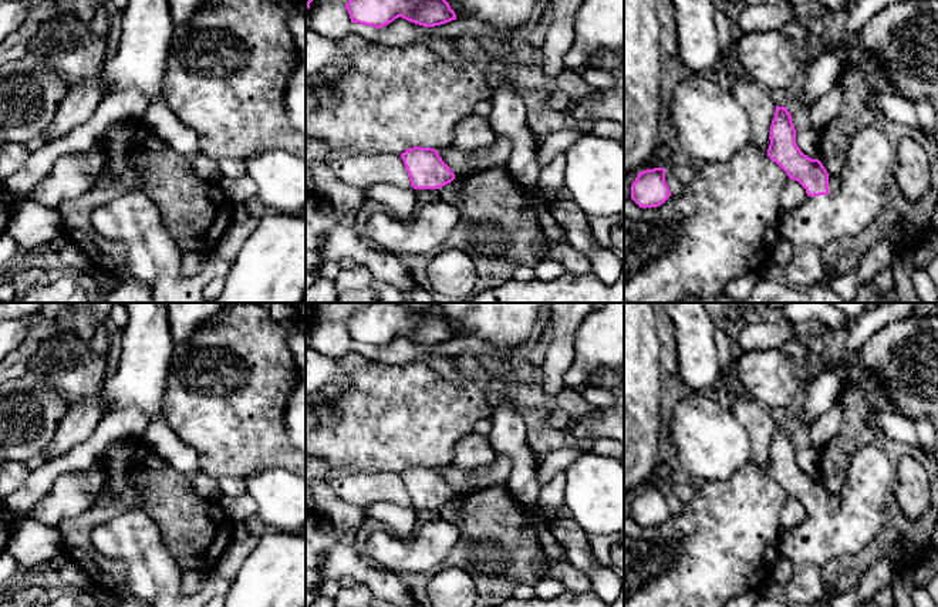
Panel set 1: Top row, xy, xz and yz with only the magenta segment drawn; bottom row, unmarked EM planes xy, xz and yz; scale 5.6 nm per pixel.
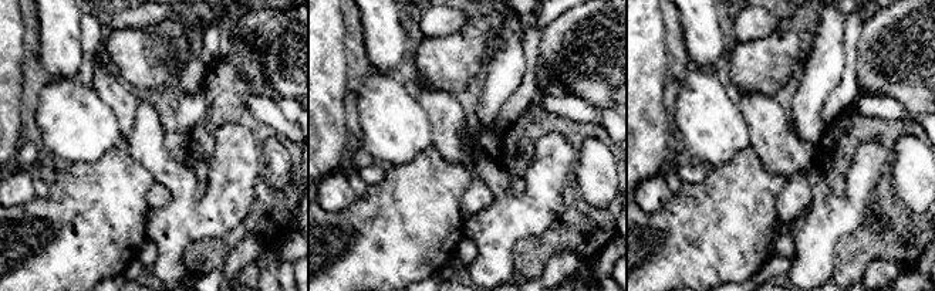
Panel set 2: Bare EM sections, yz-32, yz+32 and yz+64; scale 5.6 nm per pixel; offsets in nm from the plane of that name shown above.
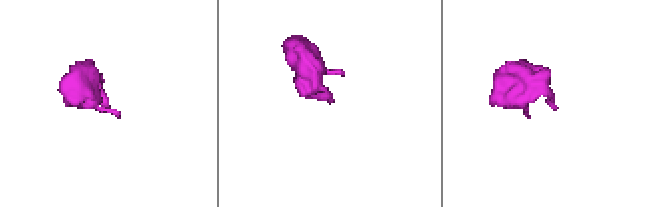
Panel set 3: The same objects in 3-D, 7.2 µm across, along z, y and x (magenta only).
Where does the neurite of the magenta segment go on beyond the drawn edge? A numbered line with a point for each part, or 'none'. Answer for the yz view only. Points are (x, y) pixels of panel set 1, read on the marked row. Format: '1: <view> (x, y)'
1: yz (871, 158)

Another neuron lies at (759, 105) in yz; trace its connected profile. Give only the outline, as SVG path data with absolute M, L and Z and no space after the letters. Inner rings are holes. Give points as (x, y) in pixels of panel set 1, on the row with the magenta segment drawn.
M743 74L729 77L729 81L735 100L748 114L752 131L750 144L762 154L767 155L770 125L776 112L776 104L770 97L770 92L762 90Z

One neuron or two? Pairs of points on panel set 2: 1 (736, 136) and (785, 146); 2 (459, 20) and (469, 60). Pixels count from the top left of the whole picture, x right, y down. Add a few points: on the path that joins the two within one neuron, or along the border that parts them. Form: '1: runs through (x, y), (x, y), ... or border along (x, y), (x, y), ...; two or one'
1: border along (739, 108), (749, 128), (750, 145); two
2: border along (469, 23), (454, 33), (429, 37); two

